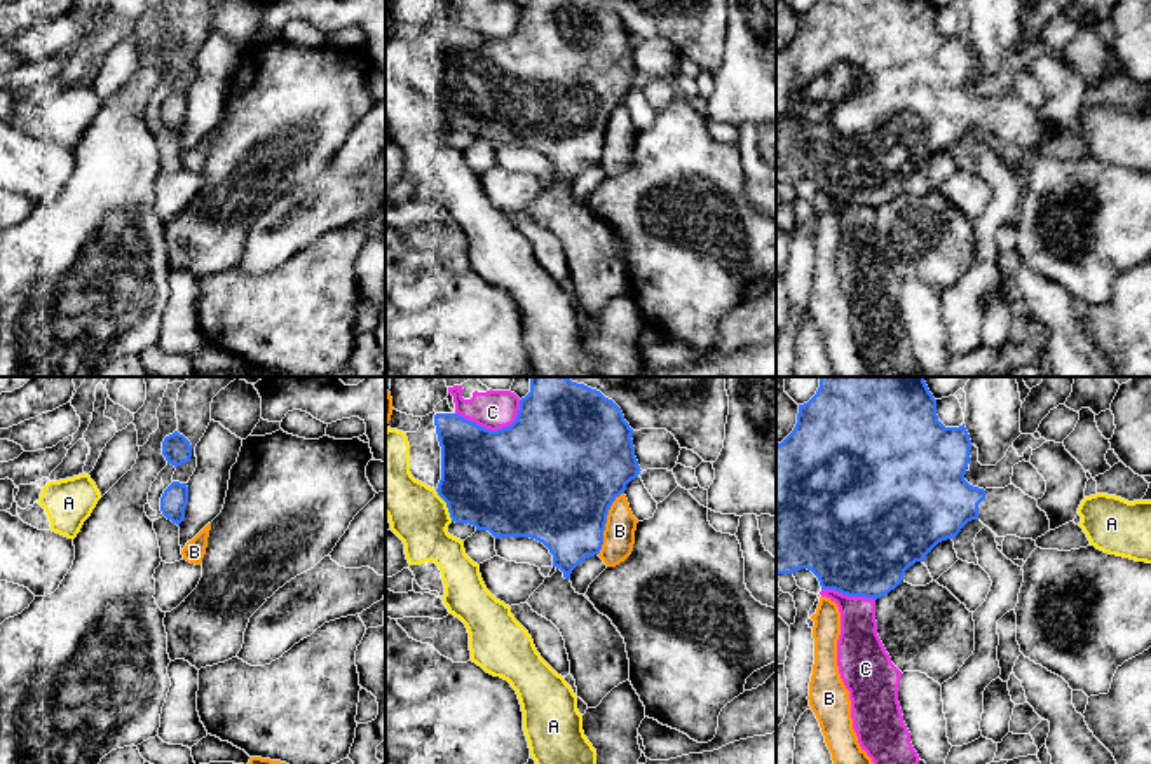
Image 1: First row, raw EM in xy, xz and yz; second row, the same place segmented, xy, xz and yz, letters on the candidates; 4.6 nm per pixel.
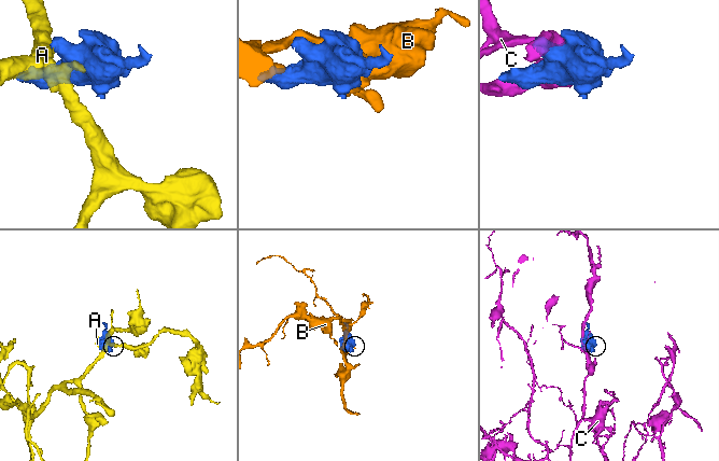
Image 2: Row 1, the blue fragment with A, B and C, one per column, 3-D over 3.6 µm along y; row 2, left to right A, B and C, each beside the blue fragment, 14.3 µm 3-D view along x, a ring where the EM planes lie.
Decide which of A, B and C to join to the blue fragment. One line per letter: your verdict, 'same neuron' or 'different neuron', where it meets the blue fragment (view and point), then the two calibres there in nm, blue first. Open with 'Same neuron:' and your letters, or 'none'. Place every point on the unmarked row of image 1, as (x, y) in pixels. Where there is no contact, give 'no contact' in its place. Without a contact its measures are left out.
Same neuron: none
A: different neuron; meets blue in xz at (447, 115); 460 nm thick on the blue side, 280 nm on the other
B: different neuron; meets blue in xz at (606, 131); 480 nm thick on the blue side, 140 nm on the other
C: different neuron; meets blue in xz at (494, 40); 500 nm thick on the blue side, 180 nm on the other

